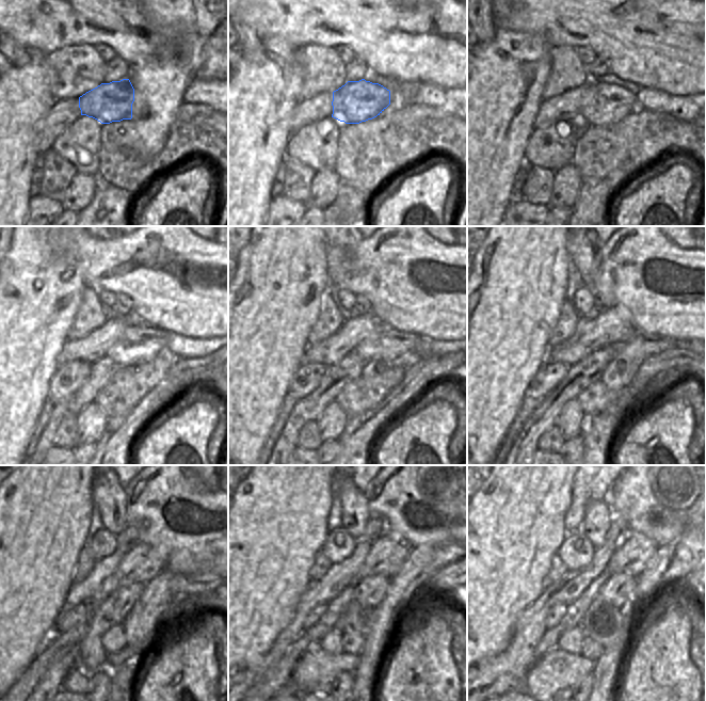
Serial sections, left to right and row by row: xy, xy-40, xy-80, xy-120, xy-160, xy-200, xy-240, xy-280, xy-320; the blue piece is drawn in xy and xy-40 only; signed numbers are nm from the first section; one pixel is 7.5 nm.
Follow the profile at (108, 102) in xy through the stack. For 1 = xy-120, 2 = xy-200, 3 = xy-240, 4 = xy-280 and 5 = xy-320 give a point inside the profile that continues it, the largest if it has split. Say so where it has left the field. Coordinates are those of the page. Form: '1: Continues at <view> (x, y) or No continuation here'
1: Continues at xy-120 (139, 344)
2: Continues at xy-200 (652, 344)
3: Continues at xy-240 (180, 584)
4: Continues at xy-280 (445, 580)
5: Continues at xy-320 (680, 585)

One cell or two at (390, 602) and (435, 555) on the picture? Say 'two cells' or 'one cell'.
one cell

